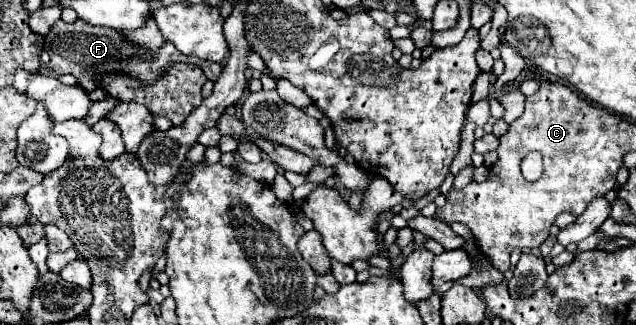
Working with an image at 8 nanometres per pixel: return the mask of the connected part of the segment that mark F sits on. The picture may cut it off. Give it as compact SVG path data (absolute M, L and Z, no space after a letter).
M80 19L74 21L74 23L64 23L64 21L54 23L54 29L44 37L44 51L50 55L50 69L56 75L66 75L66 73L74 75L78 79L78 83L86 91L96 89L96 77L102 75L102 73L122 71L122 73L130 73L130 75L134 75L138 79L152 81L152 79L158 77L158 73L166 65L178 63L178 61L194 63L194 65L202 67L204 73L212 81L216 81L216 77L222 71L222 65L220 63L214 63L212 65L210 61L202 61L202 59L196 59L196 57L188 57L184 53L178 53L178 49L172 43L168 43L168 41L156 53L150 53L150 51L144 51L144 49L140 49L140 47L130 45L128 41L124 41L124 37L116 29L94 27L94 25L88 25L88 23L80 21Z

